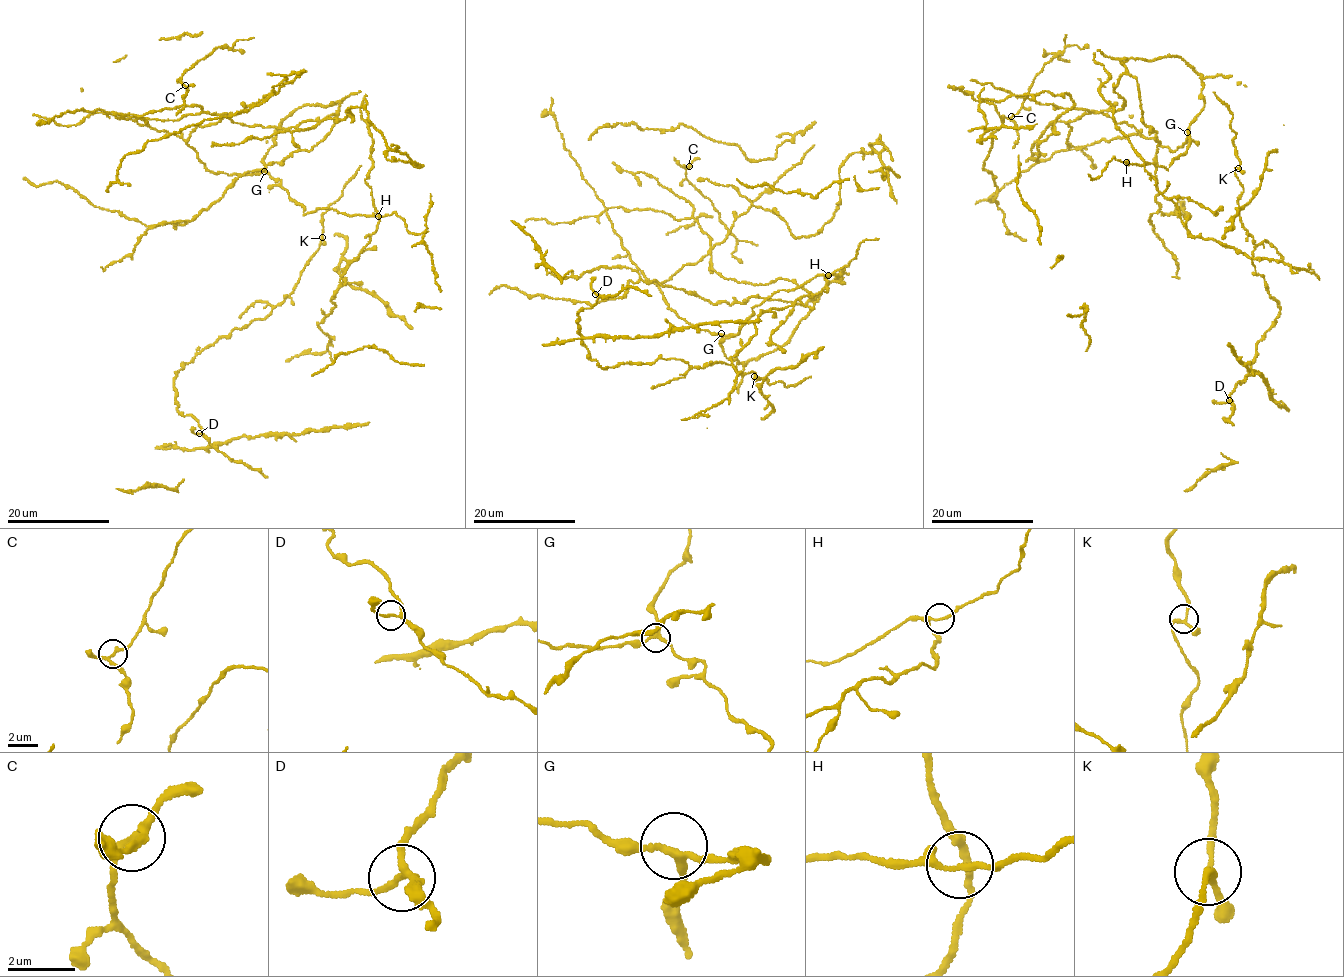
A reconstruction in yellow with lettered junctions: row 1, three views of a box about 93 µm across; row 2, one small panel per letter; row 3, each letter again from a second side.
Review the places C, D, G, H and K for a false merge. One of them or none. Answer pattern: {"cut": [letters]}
{"cut": []}

